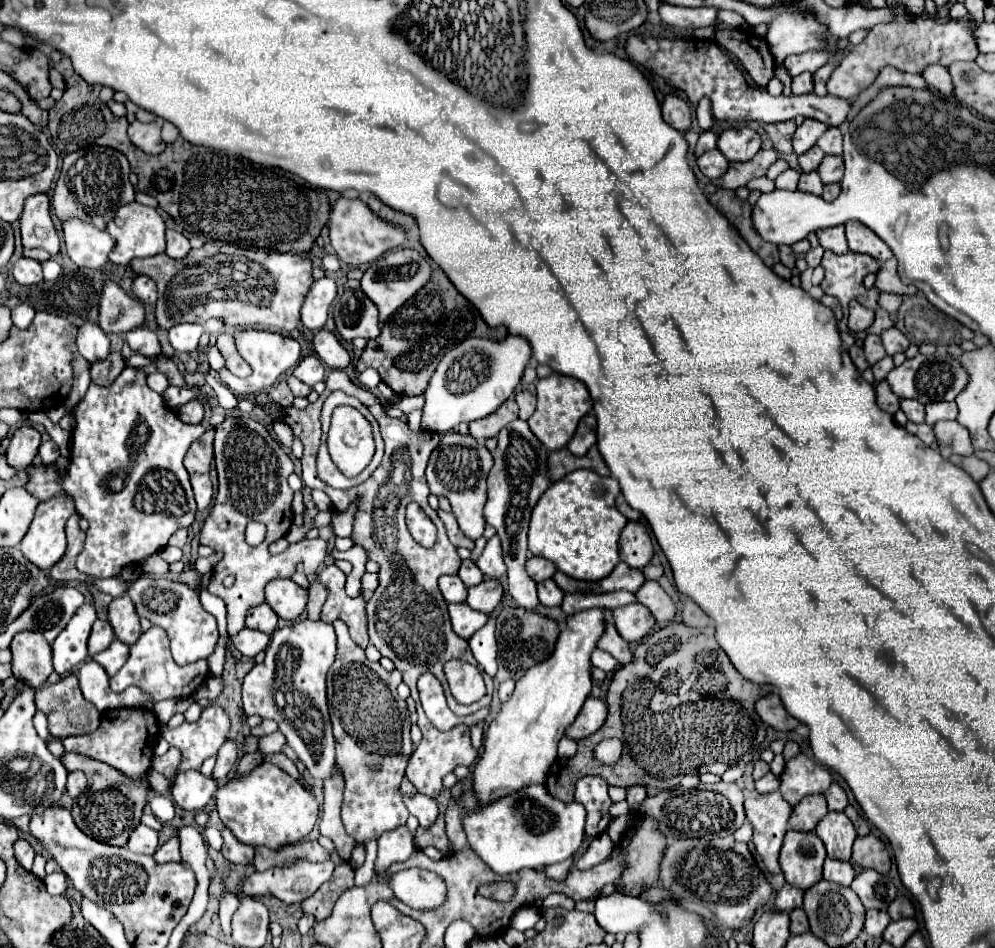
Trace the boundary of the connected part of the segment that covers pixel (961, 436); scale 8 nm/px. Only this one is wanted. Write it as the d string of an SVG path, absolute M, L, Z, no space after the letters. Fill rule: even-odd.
M939 422L933 426L933 430L939 440L939 446L947 446L953 454L959 454L959 456L973 454L969 432L959 422Z

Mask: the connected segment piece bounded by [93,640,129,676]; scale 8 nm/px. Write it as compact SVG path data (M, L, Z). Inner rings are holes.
M113 640L107 650L95 654L93 658L105 668L109 676L115 676L121 670L121 666L127 662L127 656L129 656L129 646L119 640Z

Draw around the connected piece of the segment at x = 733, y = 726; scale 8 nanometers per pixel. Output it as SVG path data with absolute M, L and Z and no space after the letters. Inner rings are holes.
M669 624L669 626L661 628L661 630L657 630L657 632L649 634L649 636L645 636L645 638L639 642L639 646L635 648L633 660L631 660L629 664L623 664L623 666L613 674L613 678L611 678L611 684L609 684L609 690L607 690L609 714L607 714L605 724L603 724L593 736L583 738L583 740L577 742L579 748L577 748L577 754L575 754L573 758L557 758L557 760L553 762L553 766L551 766L551 770L549 770L549 776L547 776L547 792L549 792L551 796L559 798L559 800L563 800L563 796L573 796L573 792L575 792L575 782L577 782L579 778L587 776L587 774L603 776L611 786L629 788L629 786L625 786L625 742L627 742L627 770L629 770L629 766L633 768L633 770L631 770L631 782L629 782L631 786L633 786L633 784L643 784L645 788L671 790L671 788L675 788L675 786L679 784L681 776L685 776L685 774L697 774L697 776L699 776L699 774L705 774L705 772L713 772L713 774L719 774L719 776L721 776L727 768L737 766L739 762L743 762L743 764L751 762L751 760L761 752L761 742L765 740L765 726L763 726L761 718L759 718L757 712L755 712L755 702L757 702L757 698L761 698L761 696L767 694L769 690L767 690L765 686L761 686L761 684L755 684L755 682L745 680L745 678L735 670L735 666L731 664L731 660L729 660L727 654L723 652L723 648L717 644L717 640L715 640L713 634L715 634L715 628L713 628L713 626L707 626L707 628L703 628L703 630L697 630L697 628L691 628L691 626L685 626L685 624ZM603 738L619 738L619 740L623 742L623 756L621 756L615 764L599 764L599 762L593 758L593 746L599 744L599 740L603 740Z

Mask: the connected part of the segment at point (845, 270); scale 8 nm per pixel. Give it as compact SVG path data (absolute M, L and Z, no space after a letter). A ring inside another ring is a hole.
M825 250L825 254L823 254L823 260L821 260L821 266L823 266L823 270L825 270L825 278L823 278L823 282L821 282L821 288L823 288L823 292L825 294L831 294L831 296L837 296L839 298L839 302L841 302L841 306L843 306L843 320L839 322L839 330L847 330L847 326L845 326L845 322L847 322L847 304L849 304L849 300L857 300L859 304L863 304L865 308L871 308L873 312L875 312L875 322L869 326L869 330L865 330L865 332L877 332L877 334L881 334L883 330L873 330L873 328L891 328L893 326L893 322L889 320L889 314L887 314L887 310L883 310L881 306L879 306L879 290L877 288L865 288L863 286L863 278L869 274L869 272L873 272L873 268L879 268L879 264L877 264L877 260L873 260L871 256L867 256L867 254L857 254L857 252L847 252L847 254L835 254L835 252L831 252L831 250Z

